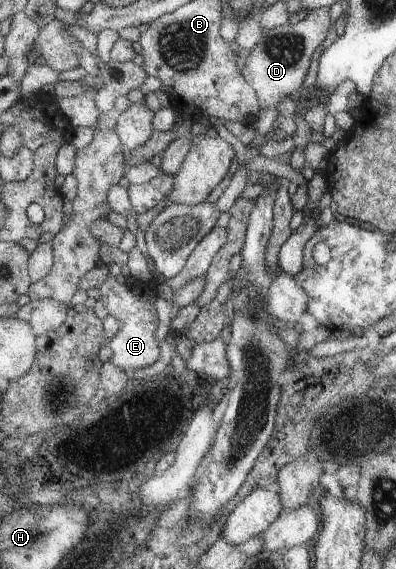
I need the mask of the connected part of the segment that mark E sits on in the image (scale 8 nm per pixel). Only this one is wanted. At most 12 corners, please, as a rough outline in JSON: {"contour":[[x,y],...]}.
{"contour":[[111,274],[98,289],[120,323],[110,362],[122,370],[160,357],[159,320],[144,285]]}

